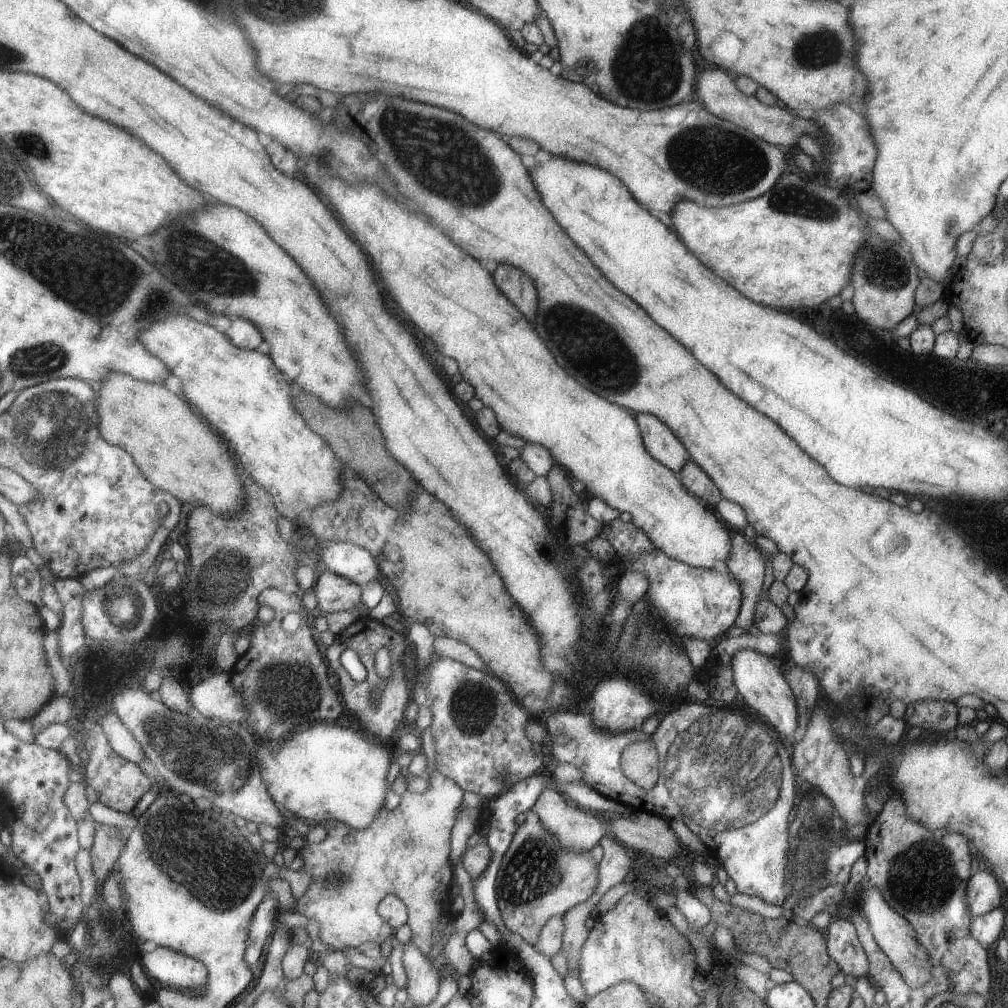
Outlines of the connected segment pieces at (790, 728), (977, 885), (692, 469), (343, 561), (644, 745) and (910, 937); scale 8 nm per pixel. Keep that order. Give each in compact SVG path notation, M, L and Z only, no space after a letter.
M740 649L732 655L731 667L734 684L743 700L758 714L762 714L792 746L800 740L801 732L797 721L797 706L793 690L784 676L784 669L773 661L773 657L754 649Z
M977 871L970 877L967 884L967 907L970 916L982 916L1002 902L1002 886L998 878L992 872Z
M686 461L679 472L684 486L700 500L716 505L723 498L716 483L694 461Z
M341 542L316 550L335 573L359 585L367 585L382 576L381 561L372 551L356 543Z
M635 741L621 752L621 770L638 788L651 789L661 770L659 750L654 742Z
M862 889L860 902L862 913L868 919L878 946L888 955L890 962L898 969L910 988L924 986L932 978L934 964L926 949L918 942L916 931L910 921L899 915L877 889Z

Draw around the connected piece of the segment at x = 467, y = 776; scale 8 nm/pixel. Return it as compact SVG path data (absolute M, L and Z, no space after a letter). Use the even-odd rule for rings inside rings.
M442 657L432 662L432 666L427 666L426 674L419 679L423 681L425 676L428 677L429 685L426 688L426 684L419 680L414 688L414 700L421 707L430 707L434 711L432 734L438 750L436 764L447 777L454 779L466 791L493 799L500 796L506 783L515 785L543 770L544 744L534 742L526 730L528 723L535 720L535 716L523 706L505 680L474 666ZM504 775L509 776L506 783L503 781Z

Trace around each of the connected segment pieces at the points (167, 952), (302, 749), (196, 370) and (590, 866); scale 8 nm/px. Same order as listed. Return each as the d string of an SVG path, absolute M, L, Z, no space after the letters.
M160 947L151 952L146 953L143 956L143 964L148 969L151 976L158 980L163 986L169 988L202 988L203 992L206 992L206 988L209 986L209 968L204 964L204 961L191 957L186 953L181 953L166 947Z
M322 722L292 732L282 742L258 738L264 778L287 813L304 817L313 826L341 820L365 829L386 806L392 754L382 743L376 744L366 730Z
M186 314L168 316L166 320L160 320L154 326L139 332L140 340L146 342L150 352L162 358L172 372L184 380L186 398L204 410L206 418L218 430L222 430L242 466L246 466L246 470L260 484L264 484L281 514L297 523L300 528L300 522L311 515L317 506L340 498L344 490L343 462L331 444L309 425L307 418L297 409L295 398L300 394L299 387L274 362L270 354L240 348L226 332L222 333L218 328L202 322L202 318L196 320Z
M532 810L527 815L505 856L497 887L506 924L536 945L551 918L586 902L596 888L598 869L591 853L582 854L564 848L558 838L546 830L536 812Z

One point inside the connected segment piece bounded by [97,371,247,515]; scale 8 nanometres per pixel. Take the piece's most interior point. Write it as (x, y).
(178, 451)

